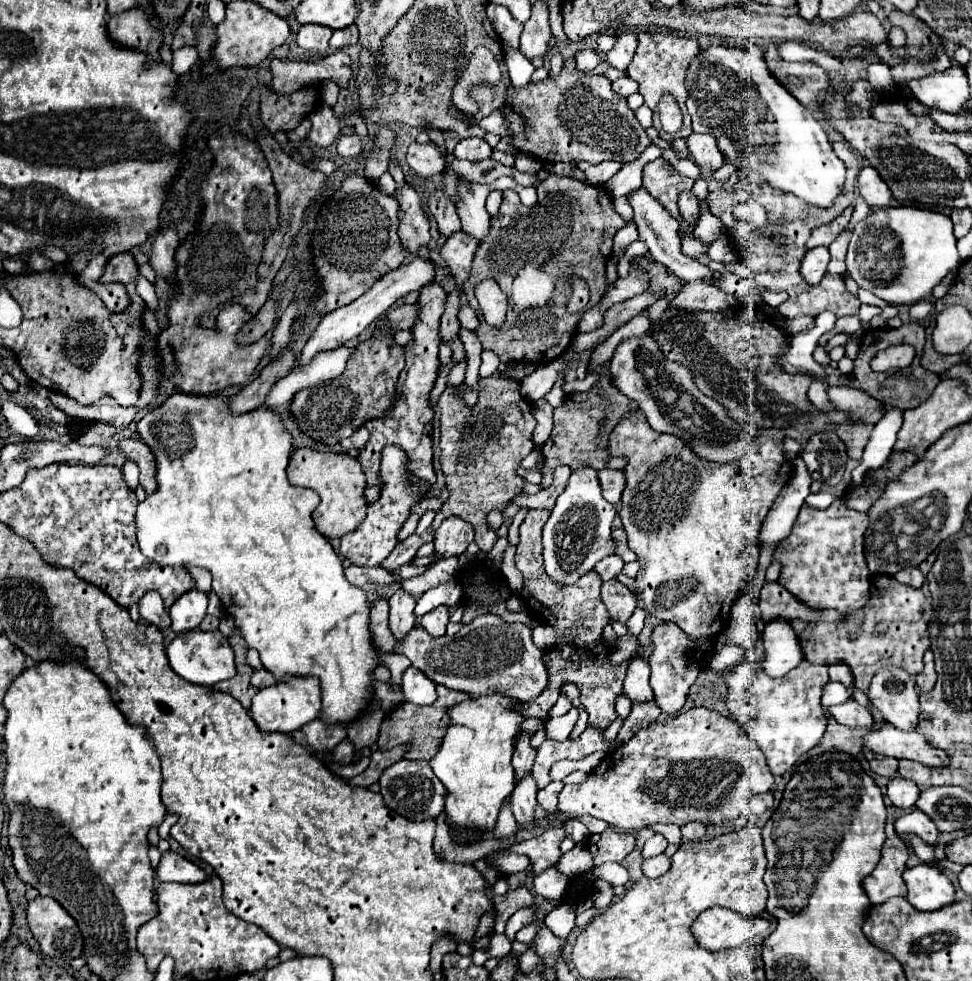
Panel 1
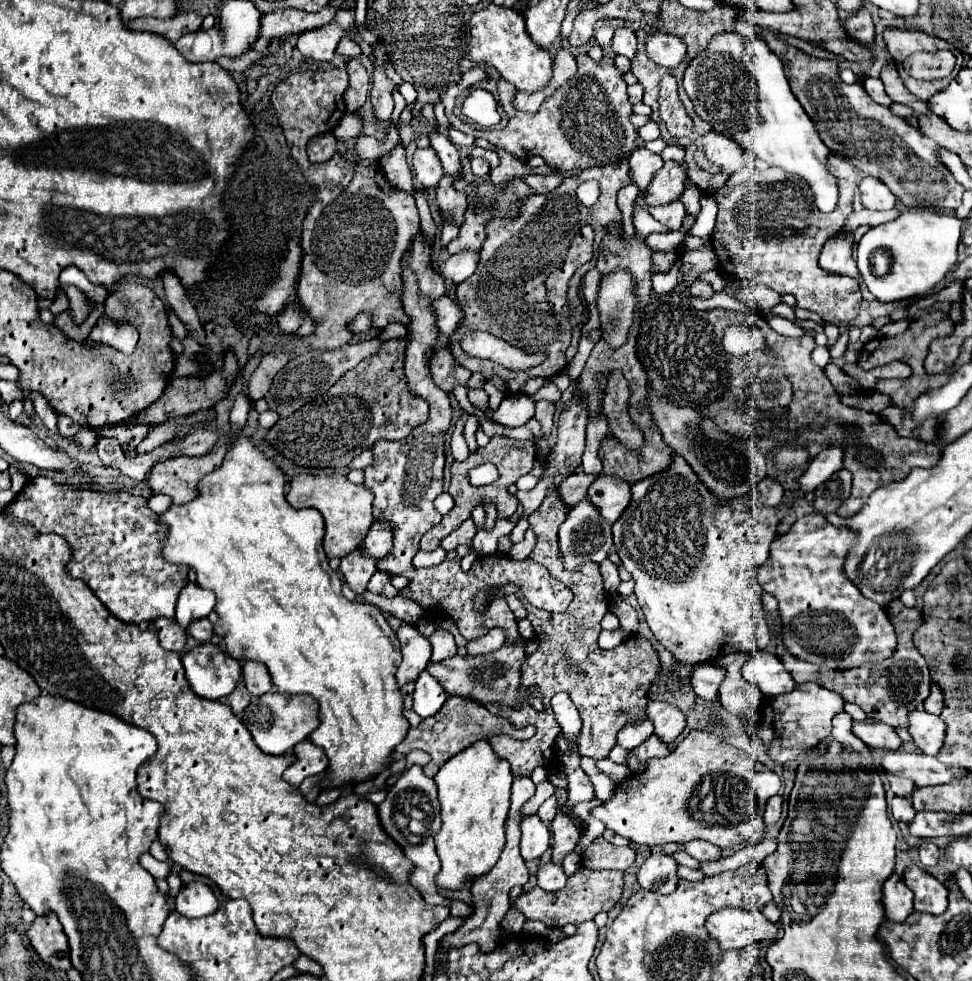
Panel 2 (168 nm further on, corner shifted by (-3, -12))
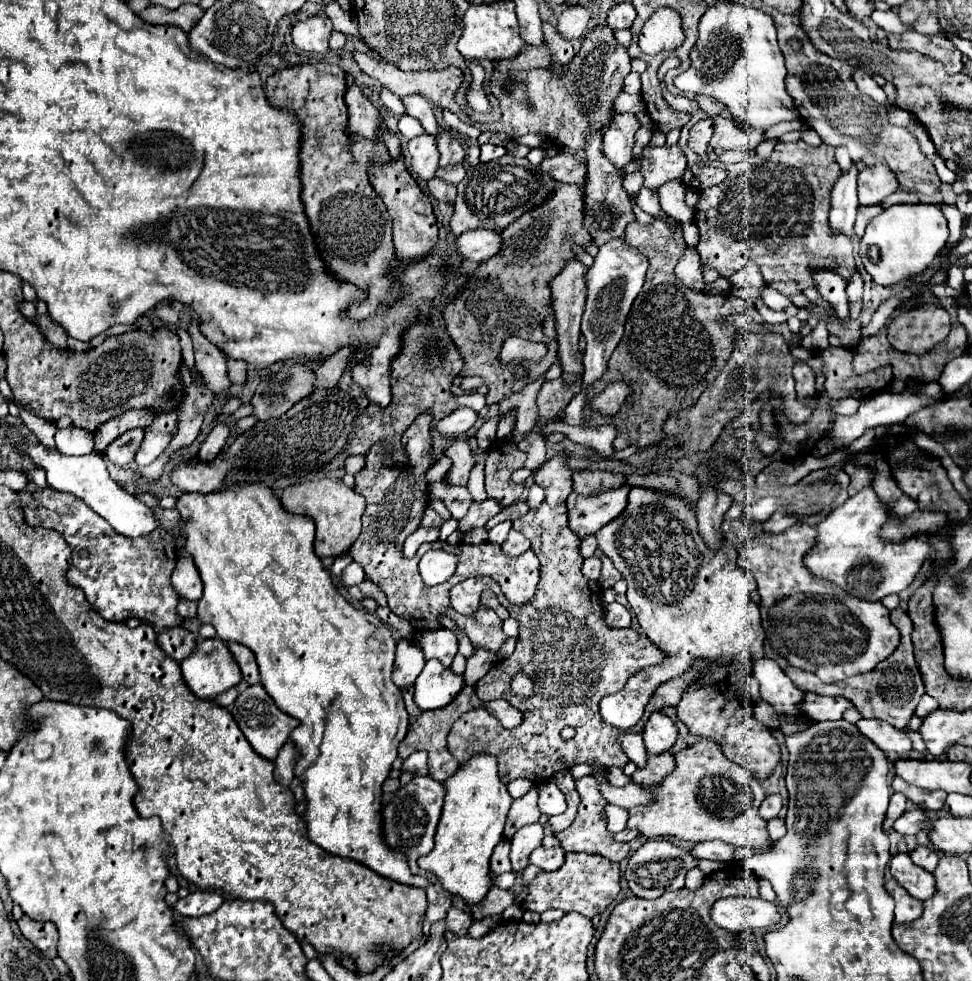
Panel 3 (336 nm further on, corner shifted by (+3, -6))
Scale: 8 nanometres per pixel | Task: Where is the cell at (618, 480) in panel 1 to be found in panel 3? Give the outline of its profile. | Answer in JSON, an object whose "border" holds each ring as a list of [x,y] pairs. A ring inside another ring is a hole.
{"border":[[[623,484],[611,492],[595,492],[595,496],[581,496],[571,492],[567,498],[569,526],[577,536],[595,534],[601,526],[611,522],[627,506],[629,486]]]}

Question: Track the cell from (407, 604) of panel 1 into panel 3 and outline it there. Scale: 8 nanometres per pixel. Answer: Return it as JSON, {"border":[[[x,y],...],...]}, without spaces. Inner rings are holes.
{"border":[[[401,638],[397,642],[397,658],[395,658],[395,668],[393,668],[393,682],[403,688],[403,686],[413,686],[417,676],[421,674],[425,664],[423,650],[413,644],[411,640]]]}

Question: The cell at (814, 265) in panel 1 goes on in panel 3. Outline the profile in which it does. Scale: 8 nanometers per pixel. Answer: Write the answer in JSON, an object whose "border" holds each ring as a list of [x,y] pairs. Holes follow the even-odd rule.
{"border":[[[853,164],[851,172],[843,174],[831,192],[831,214],[829,214],[831,232],[841,232],[845,236],[853,234],[855,214],[859,208],[855,180],[857,180],[857,166]]]}

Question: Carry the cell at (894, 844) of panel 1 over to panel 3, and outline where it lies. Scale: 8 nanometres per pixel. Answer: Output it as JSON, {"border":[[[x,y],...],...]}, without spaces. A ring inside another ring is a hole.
{"border":[[[889,878],[885,882],[885,890],[893,896],[895,900],[895,922],[911,922],[915,918],[921,916],[923,912],[923,904],[915,898],[911,898],[907,894],[907,890],[903,886],[899,886],[897,880]]]}

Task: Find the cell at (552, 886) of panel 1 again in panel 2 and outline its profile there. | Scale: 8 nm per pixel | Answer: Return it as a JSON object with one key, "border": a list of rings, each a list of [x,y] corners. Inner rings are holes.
{"border":[[[547,862],[545,866],[541,866],[537,870],[537,884],[547,890],[547,892],[557,892],[565,886],[567,882],[567,874],[563,870],[561,864],[555,864],[555,862]]]}

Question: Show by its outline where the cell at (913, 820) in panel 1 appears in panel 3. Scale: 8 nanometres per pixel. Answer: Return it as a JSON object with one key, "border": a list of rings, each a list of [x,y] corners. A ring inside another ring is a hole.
{"border":[[[917,846],[909,856],[917,866],[925,868],[927,872],[933,872],[935,866],[937,866],[937,860],[939,860],[939,854],[933,848],[927,848],[927,846]]]}

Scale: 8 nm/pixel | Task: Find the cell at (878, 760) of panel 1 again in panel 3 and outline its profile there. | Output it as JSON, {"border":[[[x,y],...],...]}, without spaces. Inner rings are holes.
{"border":[[[893,778],[893,790],[895,792],[901,792],[905,796],[909,796],[917,806],[921,806],[923,810],[941,810],[943,804],[941,800],[947,798],[947,792],[943,790],[935,790],[935,792],[929,792],[929,790],[923,790],[923,788],[915,788],[907,782],[903,782],[901,778]]]}

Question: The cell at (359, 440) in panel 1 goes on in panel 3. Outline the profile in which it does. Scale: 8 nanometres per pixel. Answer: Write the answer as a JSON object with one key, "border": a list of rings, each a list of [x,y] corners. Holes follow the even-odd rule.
{"border":[[[361,454],[349,456],[349,458],[345,460],[345,470],[347,470],[349,474],[357,474],[363,466],[365,466],[365,456],[361,456]]]}

